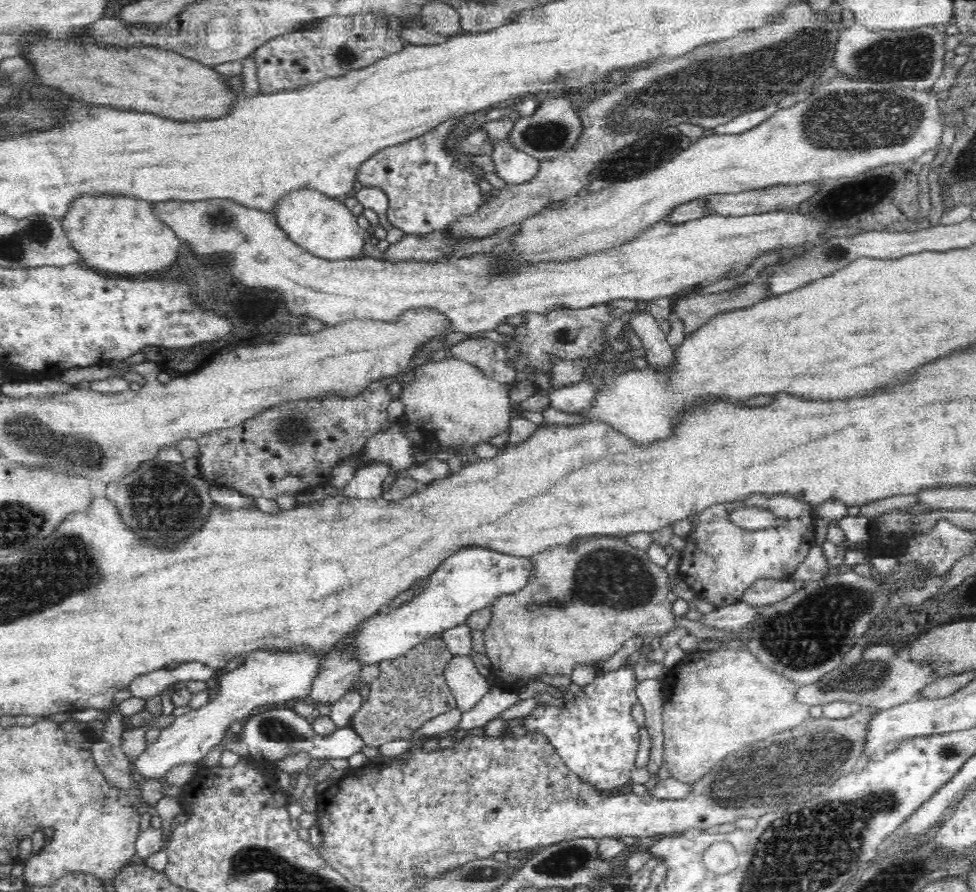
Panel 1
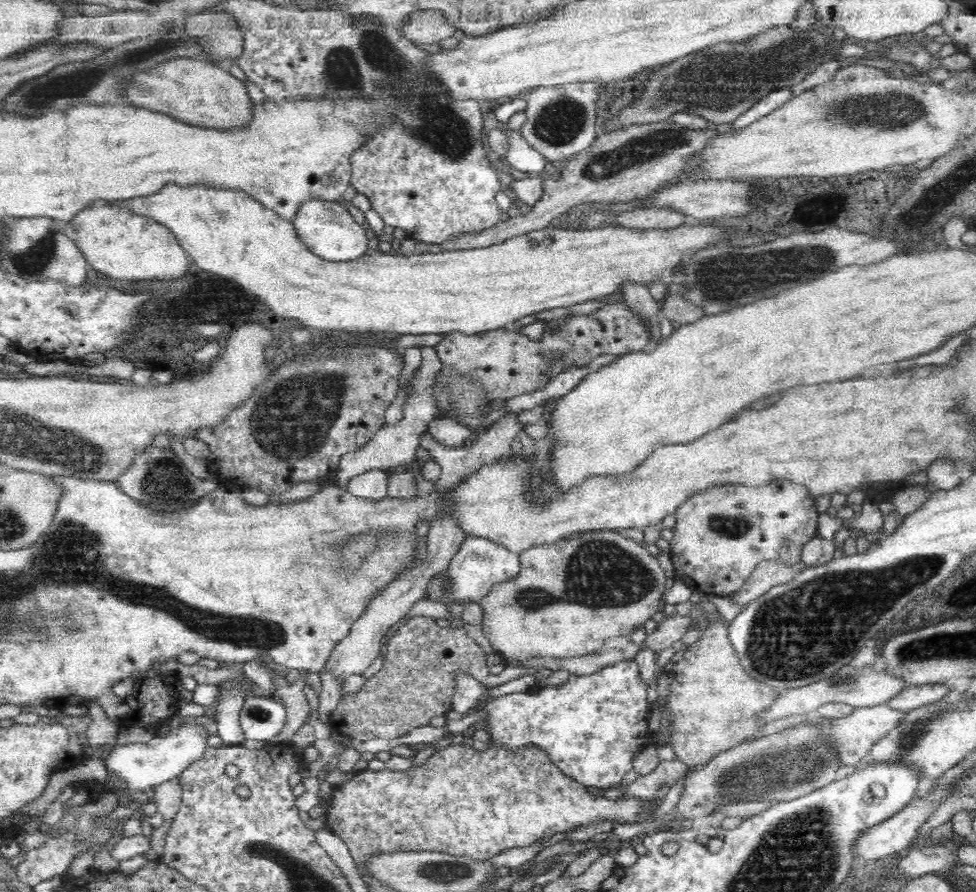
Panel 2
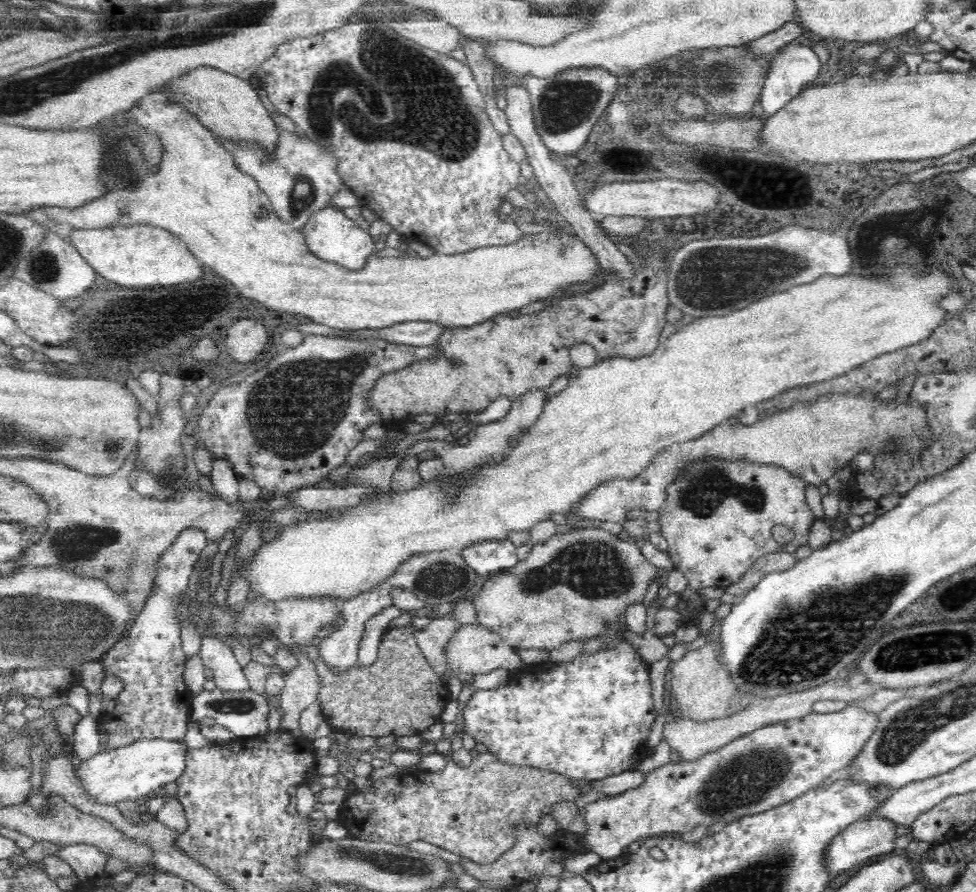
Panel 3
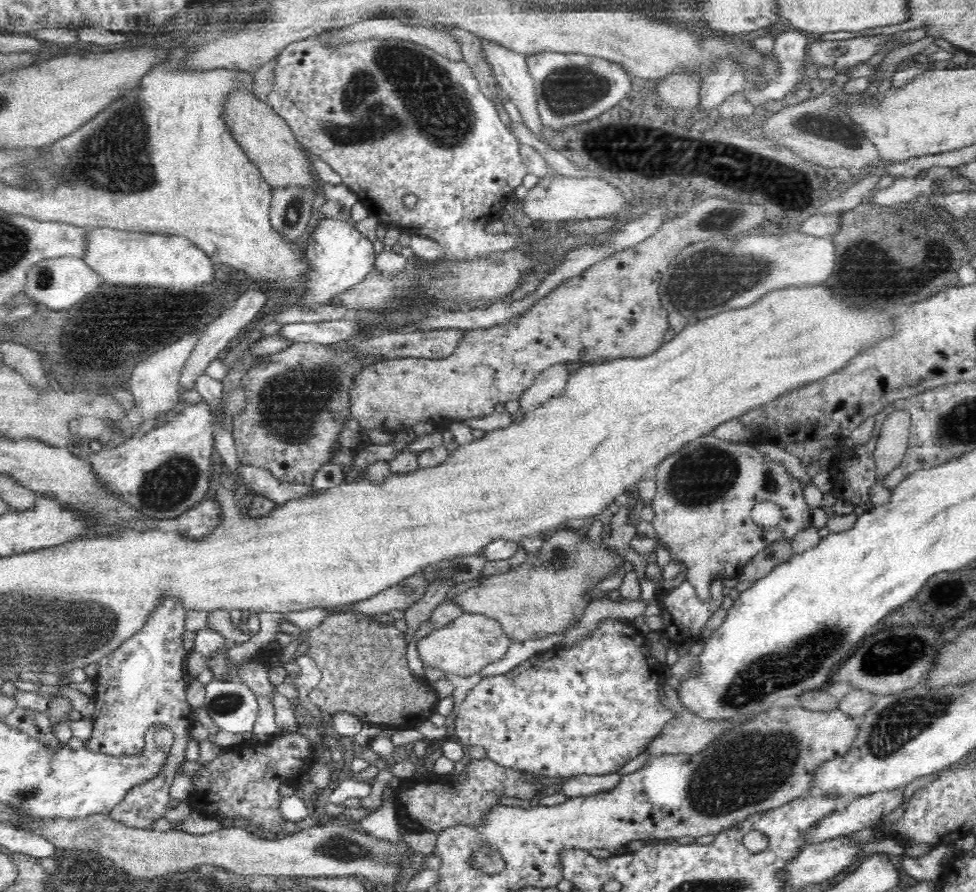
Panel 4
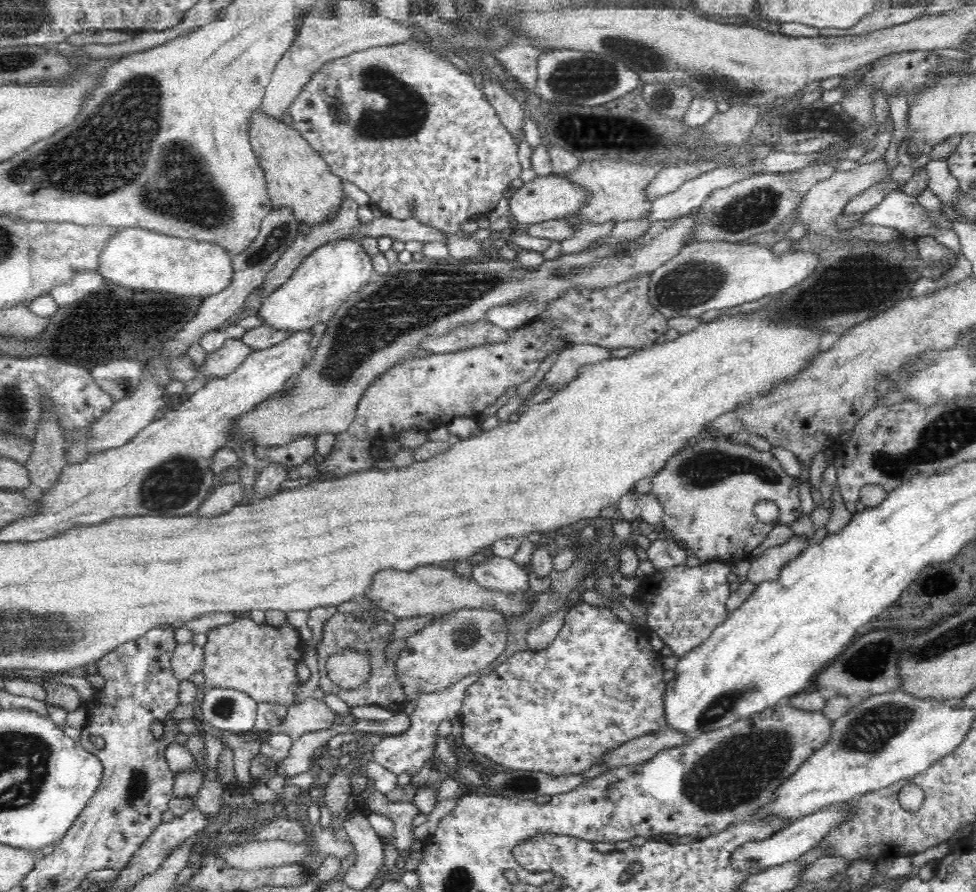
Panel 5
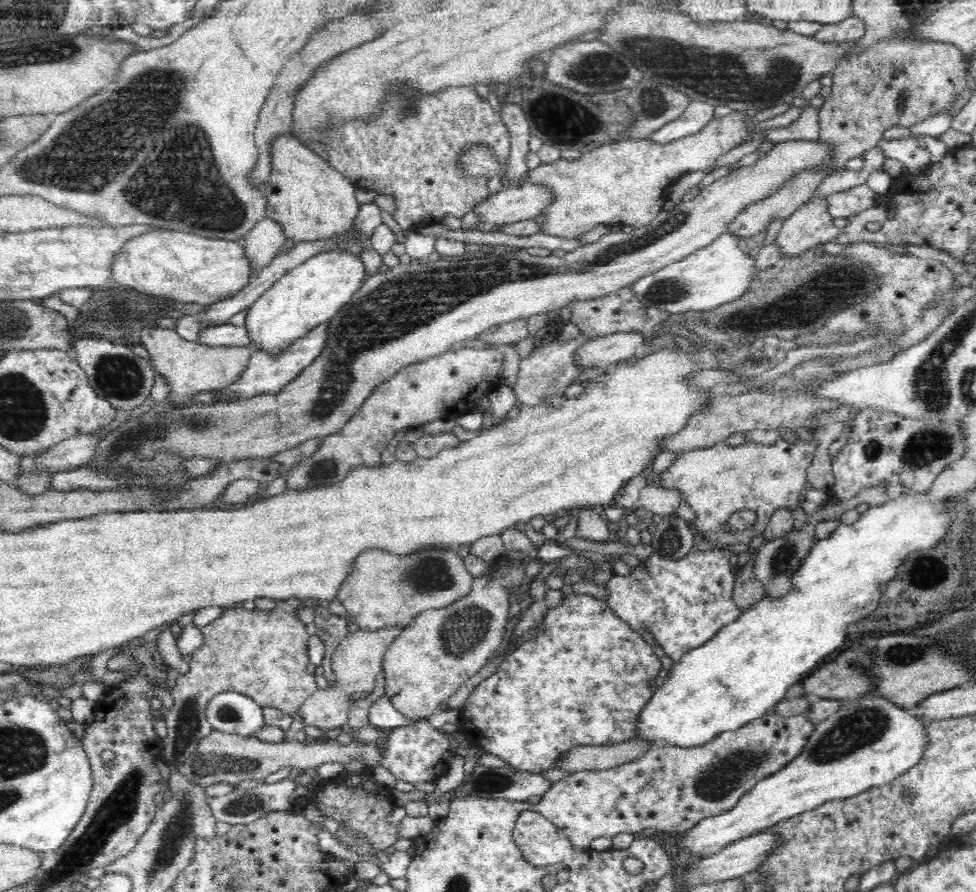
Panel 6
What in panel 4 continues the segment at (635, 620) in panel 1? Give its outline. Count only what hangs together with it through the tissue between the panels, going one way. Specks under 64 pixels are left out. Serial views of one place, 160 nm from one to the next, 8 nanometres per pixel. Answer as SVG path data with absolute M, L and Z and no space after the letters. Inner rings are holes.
M562 526L546 535L540 541L541 552L526 556L516 570L491 575L478 586L464 590L456 598L445 602L456 603L467 613L496 620L511 641L524 642L556 634L568 628L572 616L582 614L590 602L590 598L584 594L594 590L594 582L614 570L622 560L612 556L607 544L585 543L585 533Z

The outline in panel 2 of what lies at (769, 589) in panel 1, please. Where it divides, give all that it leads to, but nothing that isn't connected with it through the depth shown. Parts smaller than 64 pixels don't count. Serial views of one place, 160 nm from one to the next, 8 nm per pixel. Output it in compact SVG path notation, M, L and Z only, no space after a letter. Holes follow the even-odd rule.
M764 562L749 576L741 590L730 597L732 602L745 606L751 600L766 594L773 586L790 582L796 575L797 571L788 564Z

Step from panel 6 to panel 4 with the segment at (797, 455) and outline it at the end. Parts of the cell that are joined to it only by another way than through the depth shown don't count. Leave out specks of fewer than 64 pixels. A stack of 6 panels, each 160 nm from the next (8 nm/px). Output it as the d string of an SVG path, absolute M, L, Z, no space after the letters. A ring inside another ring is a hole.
M706 434L667 456L654 471L657 491L652 503L655 512L652 524L658 533L656 539L660 545L664 544L670 552L674 552L676 563L686 566L687 581L702 599L709 598L710 584L714 579L740 577L746 564L758 552L780 540L791 542L794 535L812 526L813 510L806 501L800 479L747 441L734 442ZM758 502L772 502L783 512L782 521L776 529L764 530L752 521L752 508Z

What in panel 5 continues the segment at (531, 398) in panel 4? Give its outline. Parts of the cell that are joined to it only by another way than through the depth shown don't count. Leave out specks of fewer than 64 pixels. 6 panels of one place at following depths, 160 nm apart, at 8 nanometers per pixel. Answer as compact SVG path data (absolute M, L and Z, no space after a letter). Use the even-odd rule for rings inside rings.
M575 344L566 347L558 360L550 367L540 382L540 387L554 384L558 388L567 385L578 375L579 368L586 364L594 364L612 358L612 349L590 346L590 344Z

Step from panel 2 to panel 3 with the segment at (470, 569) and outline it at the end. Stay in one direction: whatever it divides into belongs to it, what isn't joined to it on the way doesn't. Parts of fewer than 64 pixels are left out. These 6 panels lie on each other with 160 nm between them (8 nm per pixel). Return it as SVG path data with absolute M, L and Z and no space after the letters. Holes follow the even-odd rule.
M510 539L482 540L470 544L459 552L466 565L476 571L478 576L502 574L516 568L519 563L517 547Z

